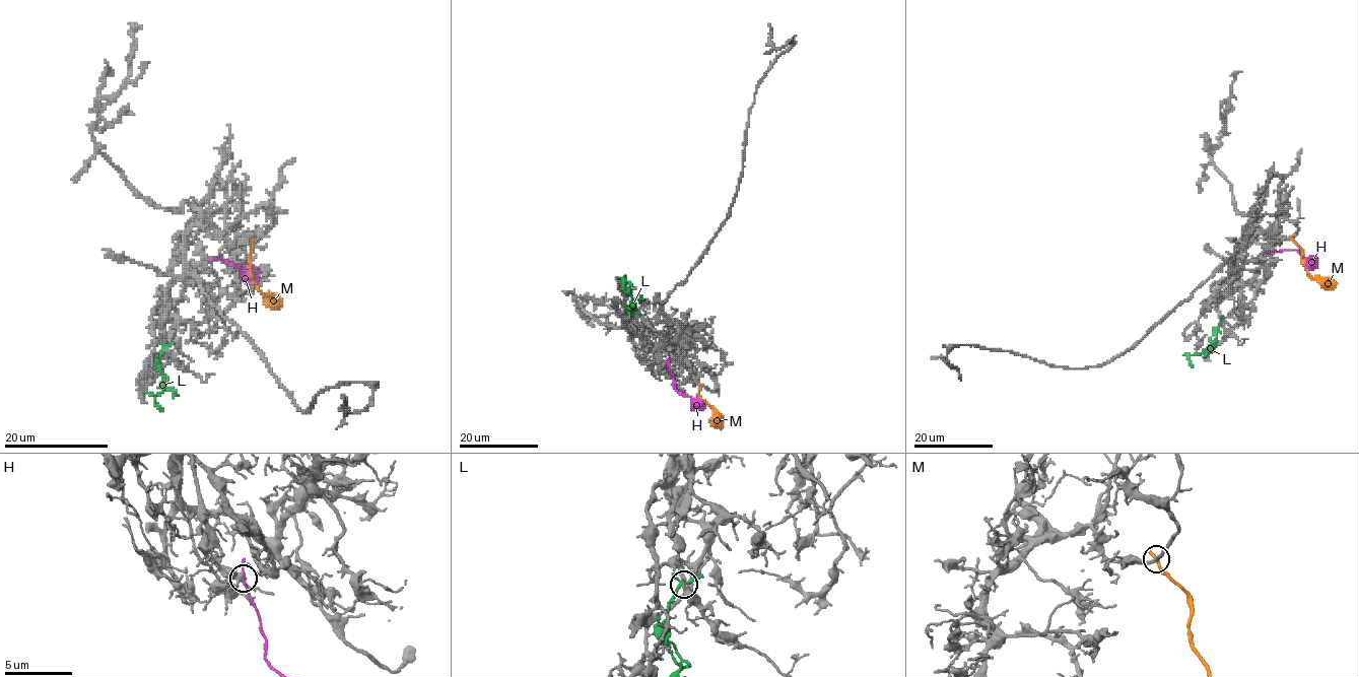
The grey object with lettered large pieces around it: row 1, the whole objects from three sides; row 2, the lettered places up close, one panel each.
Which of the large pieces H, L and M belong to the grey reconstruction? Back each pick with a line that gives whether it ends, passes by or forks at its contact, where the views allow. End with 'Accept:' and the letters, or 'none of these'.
Accept: none of these

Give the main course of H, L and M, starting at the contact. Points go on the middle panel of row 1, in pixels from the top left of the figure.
H: (668, 363), (676, 389), (698, 399), (704, 407)
L: (634, 314), (629, 312), (628, 309), (635, 307), (623, 288), (625, 280), (631, 284)
M: (699, 385), (698, 395), (715, 409), (721, 428)

